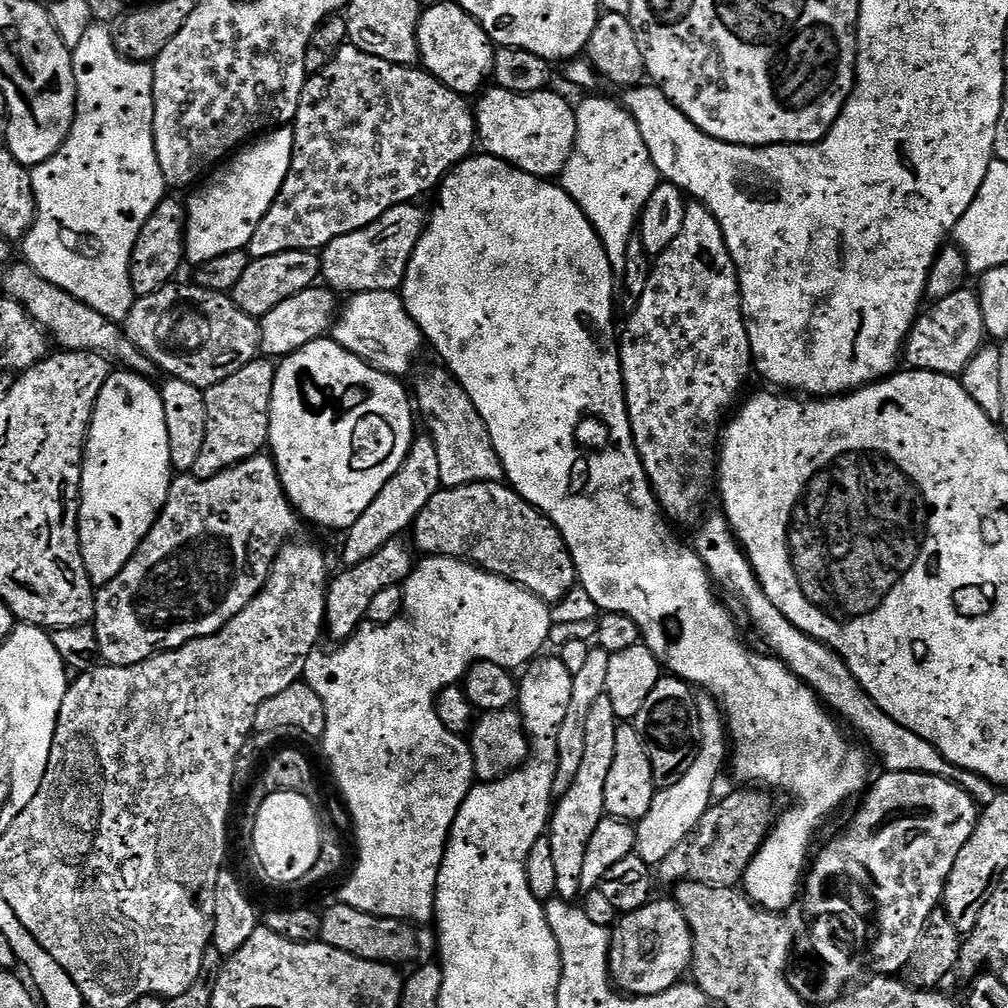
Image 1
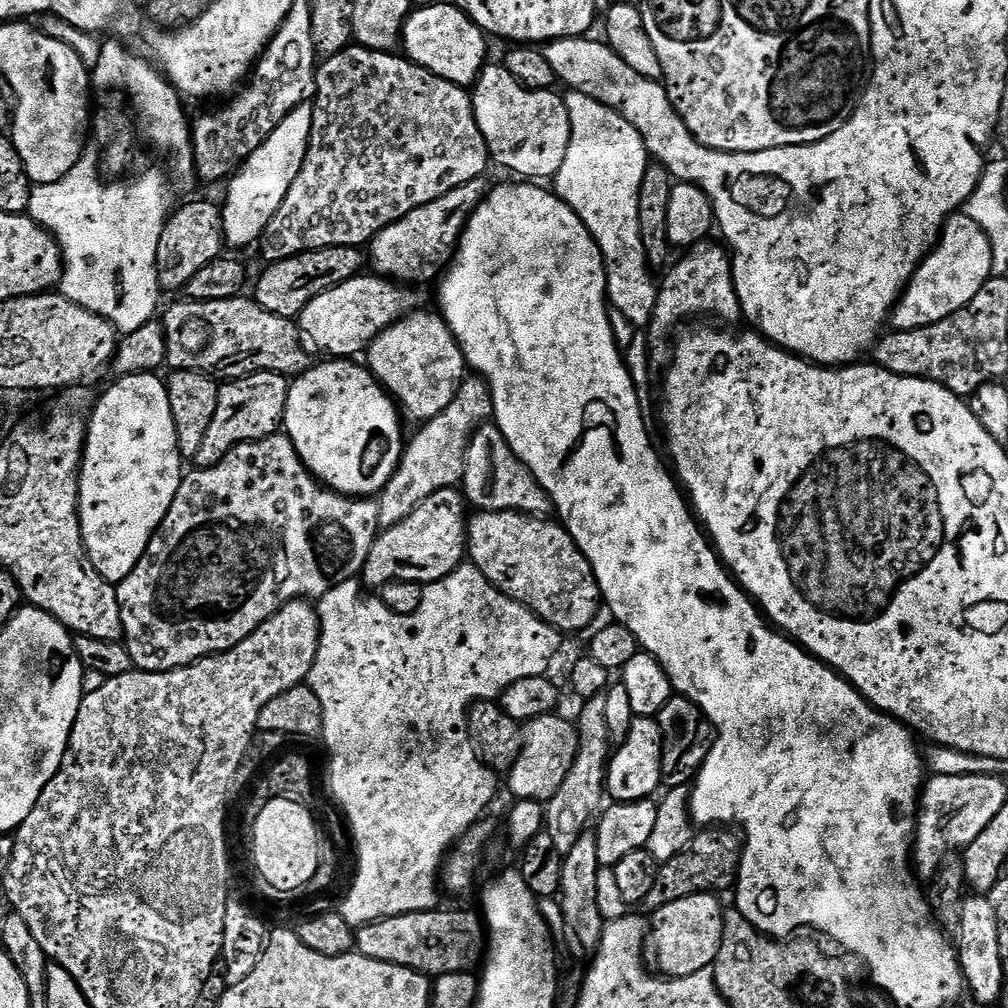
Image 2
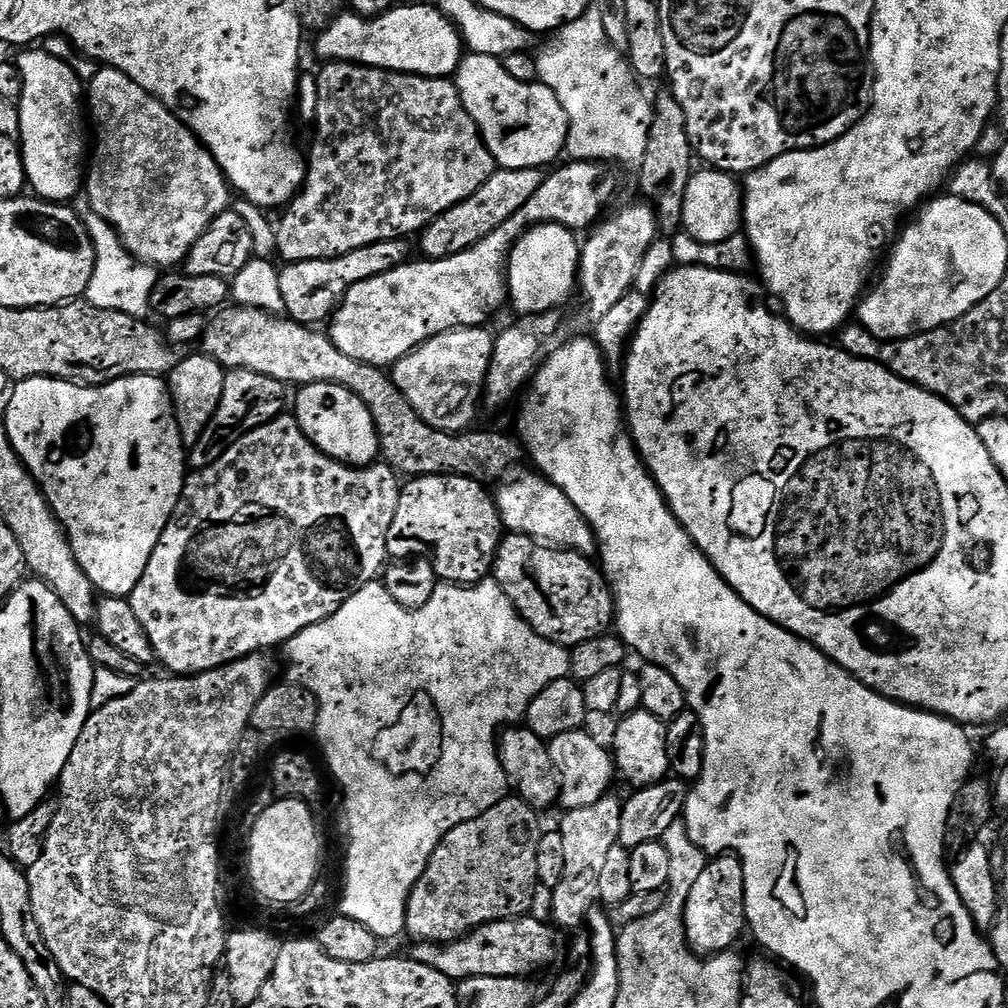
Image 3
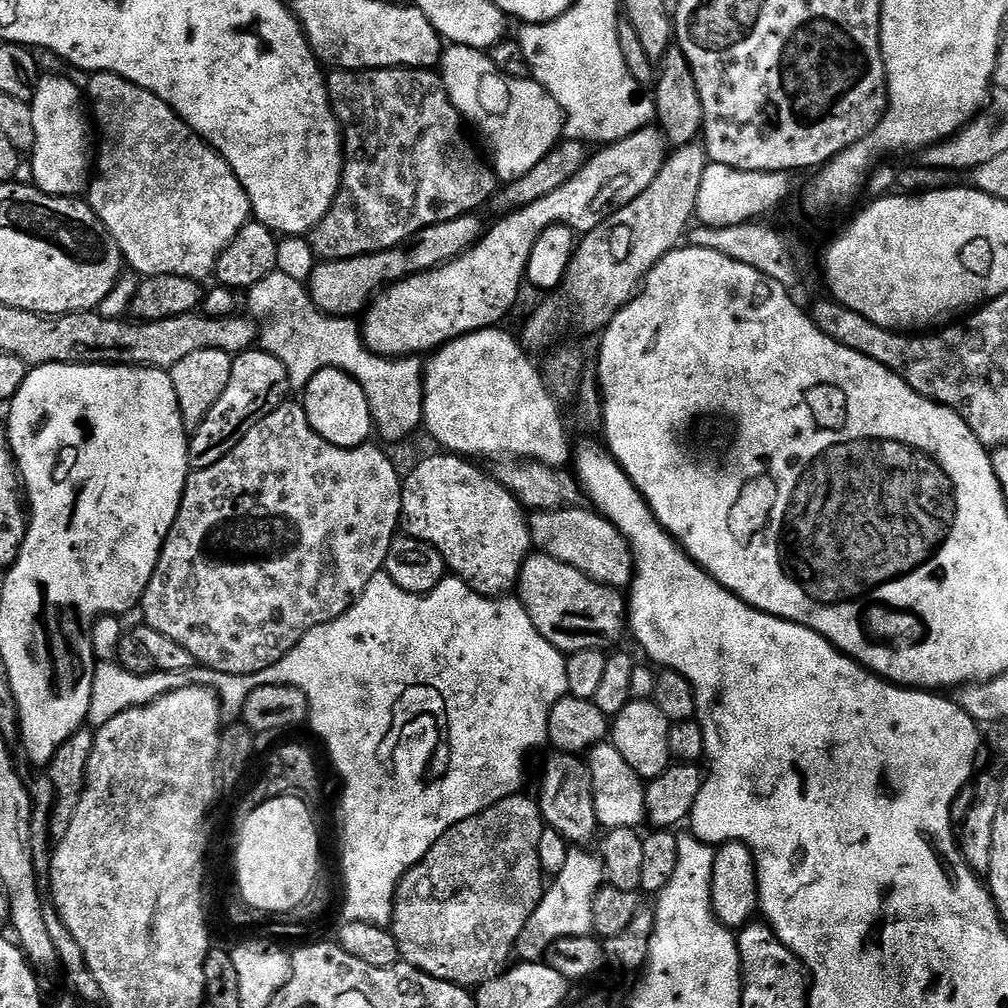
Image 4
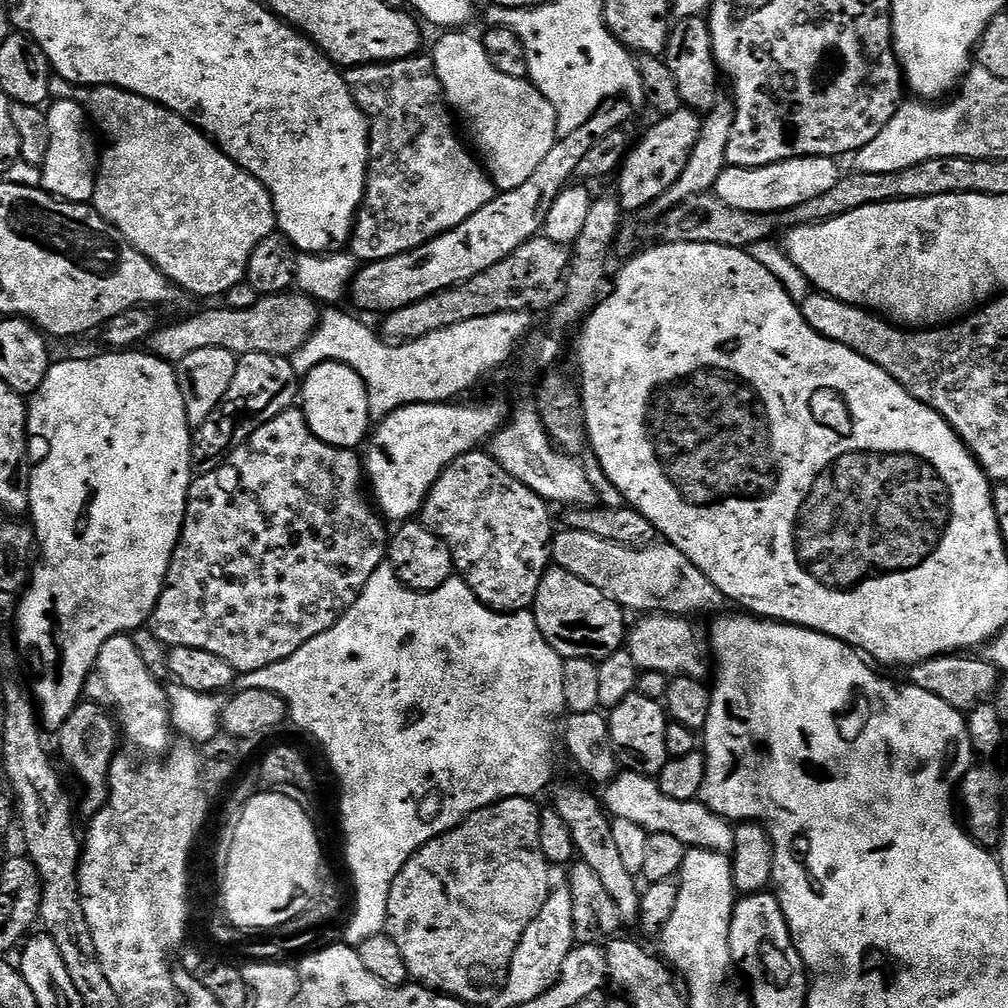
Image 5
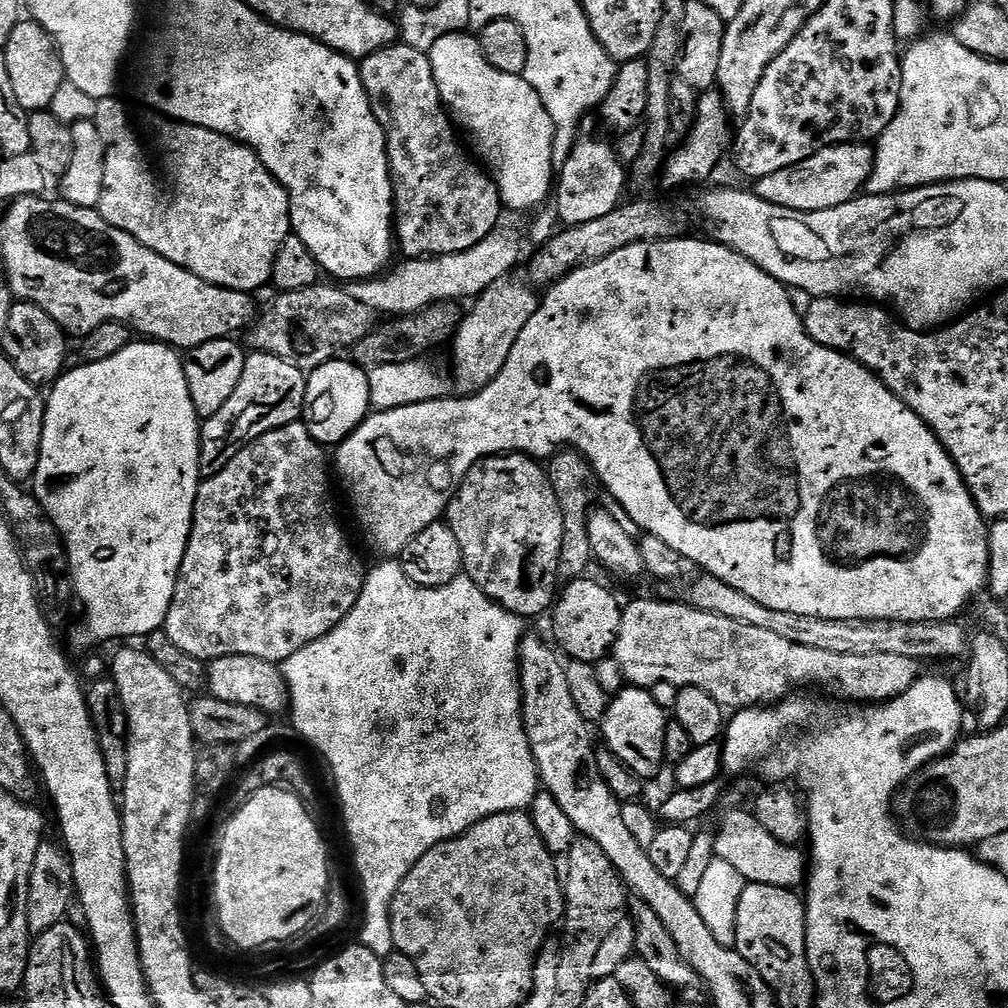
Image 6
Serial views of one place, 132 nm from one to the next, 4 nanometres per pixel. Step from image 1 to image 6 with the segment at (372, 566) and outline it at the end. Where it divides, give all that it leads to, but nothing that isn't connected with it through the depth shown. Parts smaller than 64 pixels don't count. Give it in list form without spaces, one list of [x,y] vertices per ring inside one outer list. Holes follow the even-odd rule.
[[[505,454],[477,464],[468,471],[468,477],[456,489],[446,513],[460,547],[463,571],[489,600],[521,618],[540,616],[544,611],[545,615],[558,596],[564,516],[552,489],[547,486],[539,488],[542,472],[536,469],[536,464],[535,459],[523,454]]]

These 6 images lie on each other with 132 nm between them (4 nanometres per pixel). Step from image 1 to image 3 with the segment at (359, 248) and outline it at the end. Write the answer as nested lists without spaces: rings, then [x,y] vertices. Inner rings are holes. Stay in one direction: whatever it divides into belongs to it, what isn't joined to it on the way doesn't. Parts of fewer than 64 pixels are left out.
[[[500,168],[492,173],[492,177],[470,198],[466,198],[458,206],[446,210],[434,222],[430,222],[423,232],[419,233],[420,248],[425,257],[430,260],[441,260],[447,256],[458,254],[470,246],[474,246],[482,238],[486,238],[498,226],[502,226],[515,212],[522,210],[526,202],[534,195],[534,190],[542,186],[545,173],[539,168],[514,170],[513,168]]]

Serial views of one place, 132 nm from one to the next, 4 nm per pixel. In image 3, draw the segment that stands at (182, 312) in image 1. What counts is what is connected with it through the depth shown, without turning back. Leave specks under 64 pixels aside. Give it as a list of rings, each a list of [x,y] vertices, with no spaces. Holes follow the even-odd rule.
[[[225,306],[209,319],[204,327],[202,337],[203,355],[214,358],[225,370],[250,370],[263,376],[279,380],[285,386],[303,386],[306,384],[337,384],[350,390],[370,410],[372,421],[376,427],[376,437],[380,443],[379,455],[383,463],[389,464],[401,477],[415,478],[417,476],[465,476],[471,480],[489,482],[499,481],[513,471],[512,464],[522,456],[522,444],[519,439],[511,440],[500,432],[476,432],[465,430],[463,432],[443,432],[430,426],[416,413],[414,406],[398,390],[392,381],[391,375],[383,368],[375,368],[366,362],[358,362],[342,354],[338,346],[328,337],[327,331],[317,330],[307,324],[297,324],[288,318],[281,318],[262,309],[241,306]]]

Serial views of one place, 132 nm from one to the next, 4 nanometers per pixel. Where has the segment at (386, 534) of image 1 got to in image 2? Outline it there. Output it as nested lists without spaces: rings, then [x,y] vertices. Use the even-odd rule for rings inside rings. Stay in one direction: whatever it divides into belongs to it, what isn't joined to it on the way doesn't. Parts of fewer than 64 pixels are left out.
[[[472,374],[458,386],[454,402],[442,410],[432,420],[423,421],[413,436],[412,441],[403,445],[400,454],[400,465],[394,470],[390,482],[378,494],[378,518],[380,528],[398,526],[402,518],[414,514],[430,494],[438,490],[456,488],[464,479],[464,459],[468,444],[481,424],[489,423],[492,416],[492,395],[488,383]]]

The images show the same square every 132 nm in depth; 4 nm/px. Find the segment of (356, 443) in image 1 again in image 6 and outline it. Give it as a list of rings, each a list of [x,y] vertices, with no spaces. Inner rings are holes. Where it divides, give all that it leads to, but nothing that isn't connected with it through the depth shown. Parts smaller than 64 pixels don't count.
[[[337,358],[307,373],[308,385],[302,423],[321,446],[339,446],[362,421],[367,420],[372,408],[370,376],[351,359]]]

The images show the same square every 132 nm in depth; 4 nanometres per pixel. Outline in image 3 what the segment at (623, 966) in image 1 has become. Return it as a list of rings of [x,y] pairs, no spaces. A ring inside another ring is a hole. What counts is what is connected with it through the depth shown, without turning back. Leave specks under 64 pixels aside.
[[[720,854],[709,859],[708,864],[694,882],[690,898],[684,907],[684,933],[688,935],[688,946],[701,958],[727,952],[732,943],[746,932],[744,918],[744,867],[735,854]]]

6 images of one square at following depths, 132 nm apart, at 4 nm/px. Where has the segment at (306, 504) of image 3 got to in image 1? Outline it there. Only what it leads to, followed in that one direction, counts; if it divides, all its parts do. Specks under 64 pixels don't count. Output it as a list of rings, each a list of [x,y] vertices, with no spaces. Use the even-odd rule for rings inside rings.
[[[271,455],[252,456],[205,480],[191,474],[177,475],[150,534],[146,534],[120,573],[99,585],[94,627],[100,660],[114,668],[134,666],[159,652],[181,648],[186,642],[213,636],[222,630],[222,626],[242,614],[266,586],[276,556],[295,537],[292,535],[296,532],[296,520],[298,513],[284,493]]]

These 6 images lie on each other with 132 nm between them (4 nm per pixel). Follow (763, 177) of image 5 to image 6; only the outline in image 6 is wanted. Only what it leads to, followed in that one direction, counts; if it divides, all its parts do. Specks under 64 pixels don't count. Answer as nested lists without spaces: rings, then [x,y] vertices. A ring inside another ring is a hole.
[[[864,142],[824,148],[817,156],[811,156],[801,164],[795,164],[793,168],[778,170],[778,174],[770,174],[755,181],[754,192],[777,209],[792,214],[830,210],[834,206],[848,204],[861,195],[863,186],[872,173],[873,155],[873,149]]]

